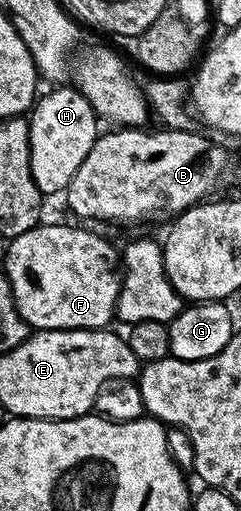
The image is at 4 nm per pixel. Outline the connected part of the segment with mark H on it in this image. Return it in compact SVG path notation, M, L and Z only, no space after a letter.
M66 85L50 88L35 101L28 114L32 180L36 180L36 188L43 196L66 191L72 176L76 176L76 168L84 164L84 156L92 152L92 144L100 133L100 119L90 101L73 85Z

